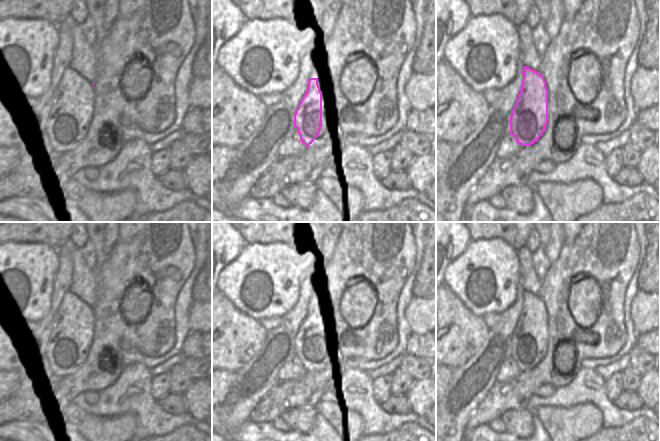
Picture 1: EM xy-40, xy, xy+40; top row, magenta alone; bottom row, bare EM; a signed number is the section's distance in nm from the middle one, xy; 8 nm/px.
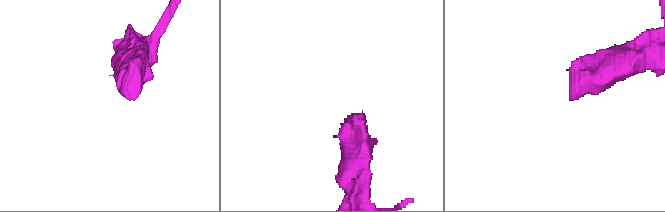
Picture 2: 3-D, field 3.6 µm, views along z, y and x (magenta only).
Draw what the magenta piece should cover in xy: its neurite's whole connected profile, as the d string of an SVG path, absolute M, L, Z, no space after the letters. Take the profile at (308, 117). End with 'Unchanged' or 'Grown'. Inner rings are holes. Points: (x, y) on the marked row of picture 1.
M300 71L298 78L303 76L306 81L306 93L302 97L296 112L290 115L290 123L285 140L292 145L292 150L303 150L312 144L322 127L322 93L318 85L318 78L310 78Z. Grown

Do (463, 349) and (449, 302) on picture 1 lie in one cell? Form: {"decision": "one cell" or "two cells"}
{"decision": "one cell"}

